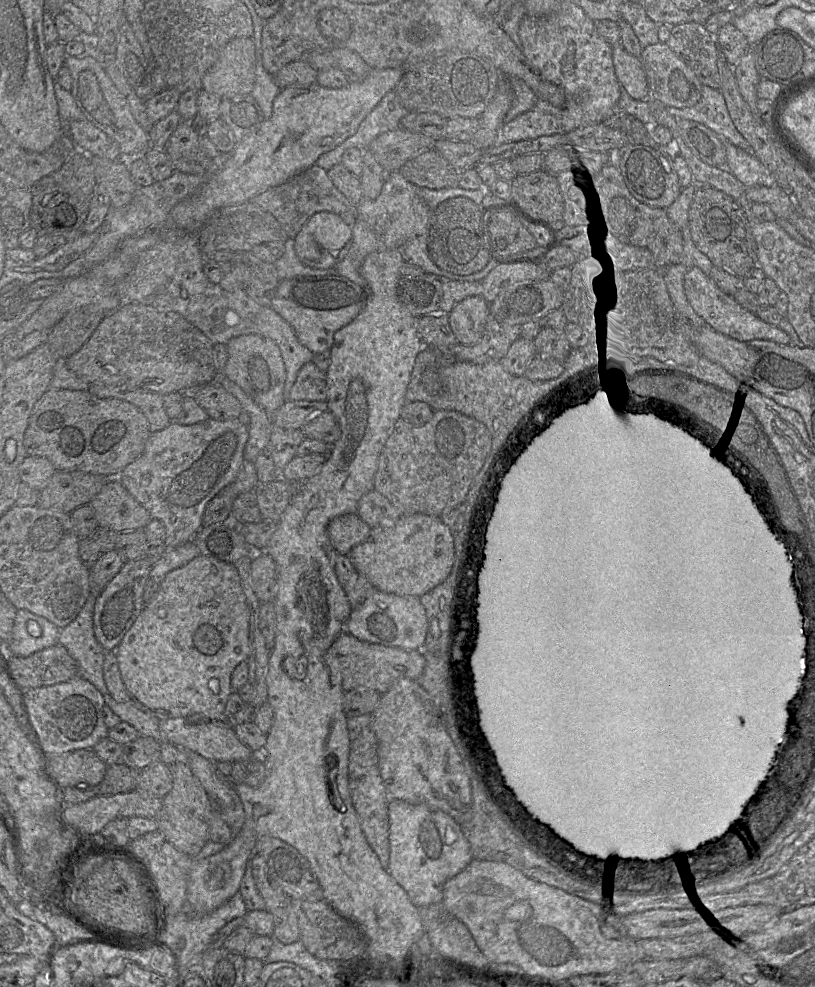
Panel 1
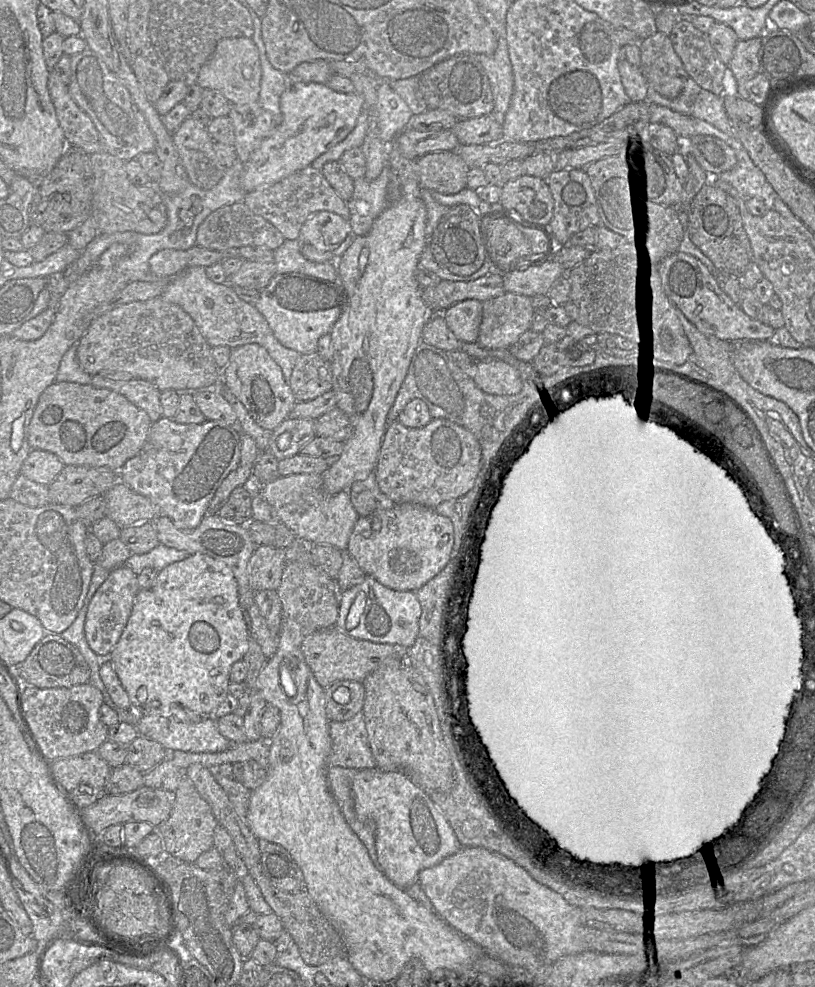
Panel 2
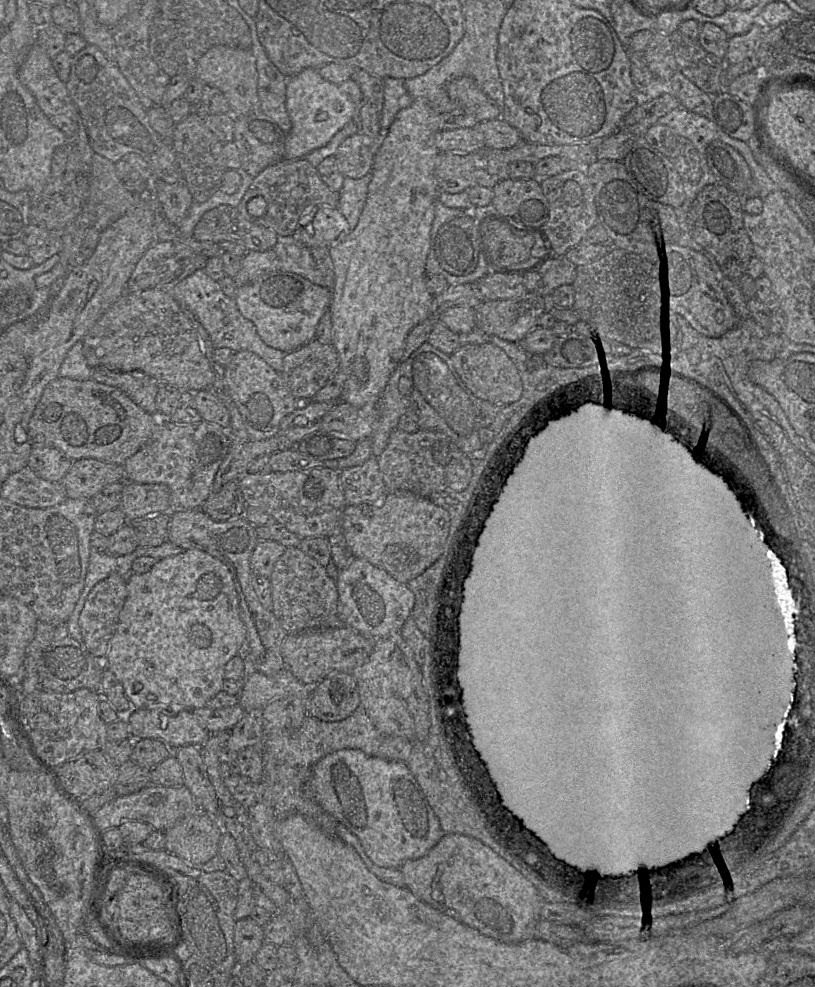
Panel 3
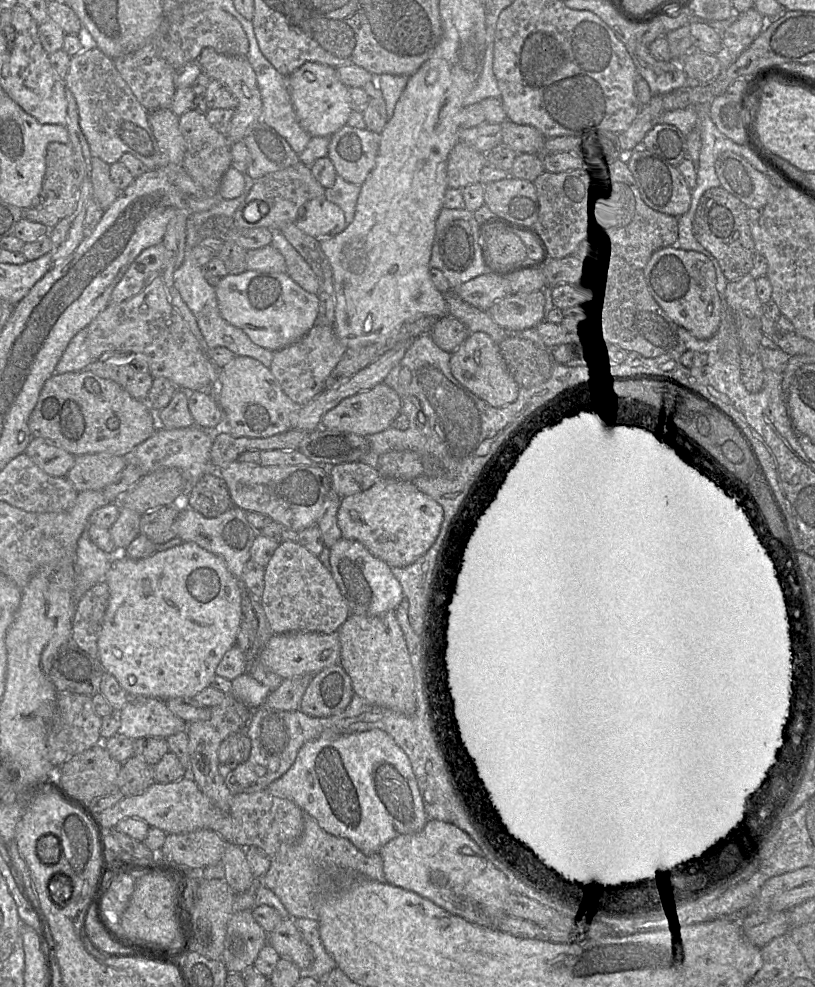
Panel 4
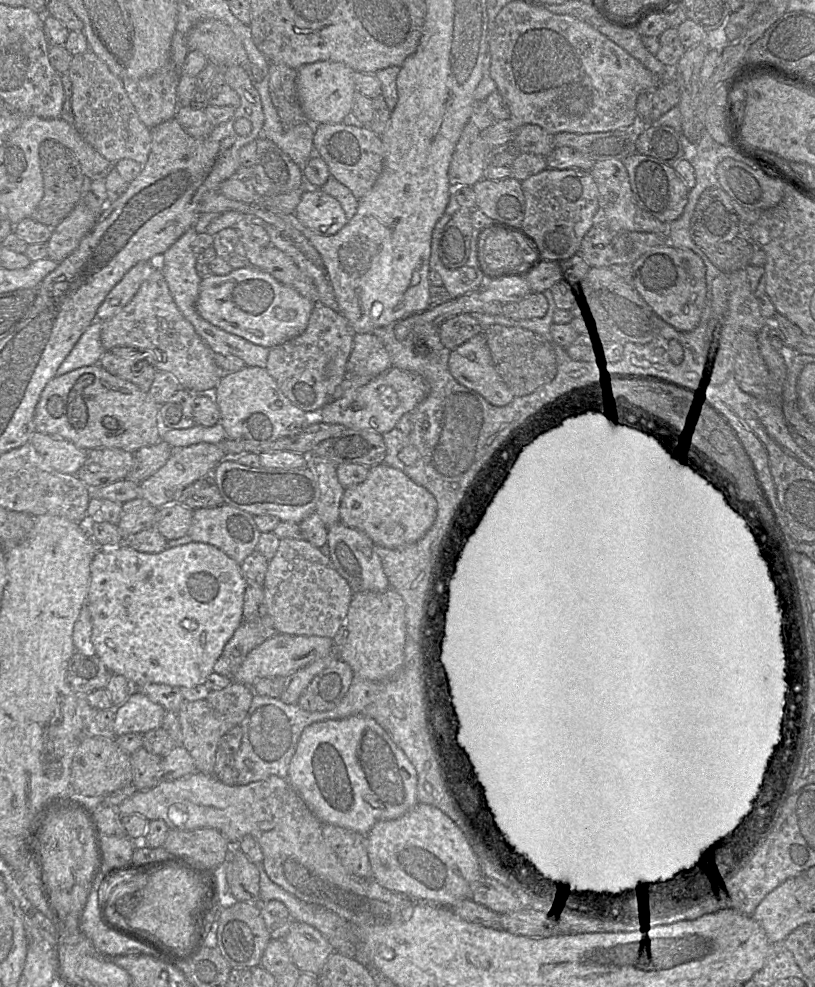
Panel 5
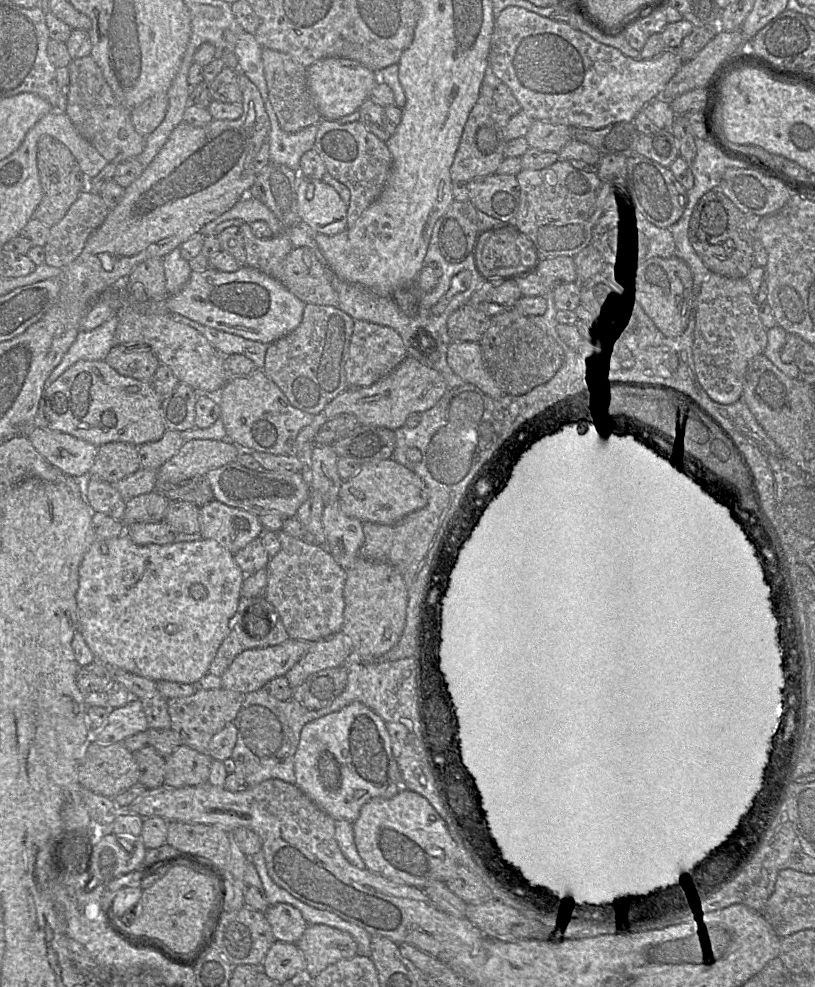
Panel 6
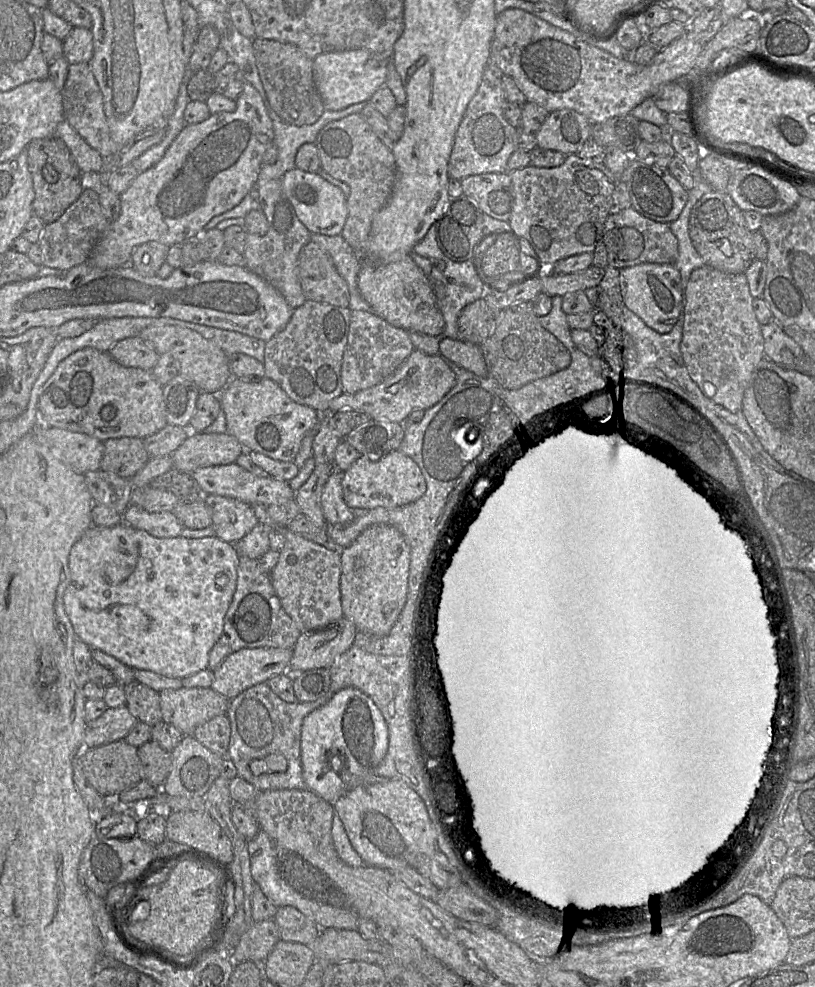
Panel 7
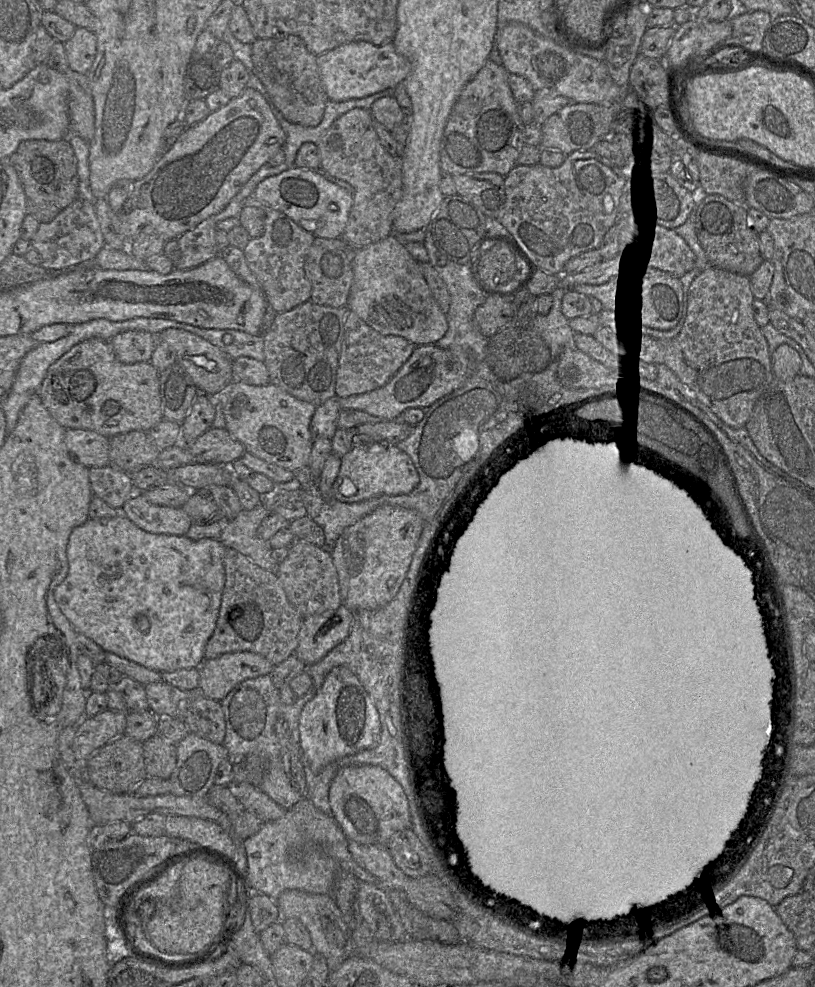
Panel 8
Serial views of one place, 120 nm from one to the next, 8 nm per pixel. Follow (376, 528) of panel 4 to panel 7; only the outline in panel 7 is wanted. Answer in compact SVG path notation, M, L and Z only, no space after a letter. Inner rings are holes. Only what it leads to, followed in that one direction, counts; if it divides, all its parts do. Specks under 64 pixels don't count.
M394 450L379 459L360 457L342 473L343 500L350 509L395 508L419 499L426 490L426 482L418 465L399 450Z

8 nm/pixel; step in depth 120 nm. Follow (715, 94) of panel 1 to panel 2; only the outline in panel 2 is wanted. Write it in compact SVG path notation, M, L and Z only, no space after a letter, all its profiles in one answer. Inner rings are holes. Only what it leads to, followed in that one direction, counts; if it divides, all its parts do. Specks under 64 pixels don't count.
M690 77L687 78L680 95L674 99L665 98L653 88L648 87L646 102L704 120L734 137L734 129L723 106L723 97L701 88Z

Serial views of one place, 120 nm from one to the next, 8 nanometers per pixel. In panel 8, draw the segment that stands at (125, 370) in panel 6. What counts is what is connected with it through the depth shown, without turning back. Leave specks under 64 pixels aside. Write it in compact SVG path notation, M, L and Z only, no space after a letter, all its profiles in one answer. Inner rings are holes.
M131 330L121 332L110 340L116 358L124 364L149 362L157 343L157 335Z

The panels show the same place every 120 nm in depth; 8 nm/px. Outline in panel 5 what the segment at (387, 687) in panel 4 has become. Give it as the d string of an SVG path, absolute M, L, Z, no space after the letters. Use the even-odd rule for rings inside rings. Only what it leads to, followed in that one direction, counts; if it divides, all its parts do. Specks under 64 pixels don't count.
M389 588L383 592L353 593L347 615L333 641L337 658L351 667L354 676L380 681L401 668L405 639L405 603L396 591Z

